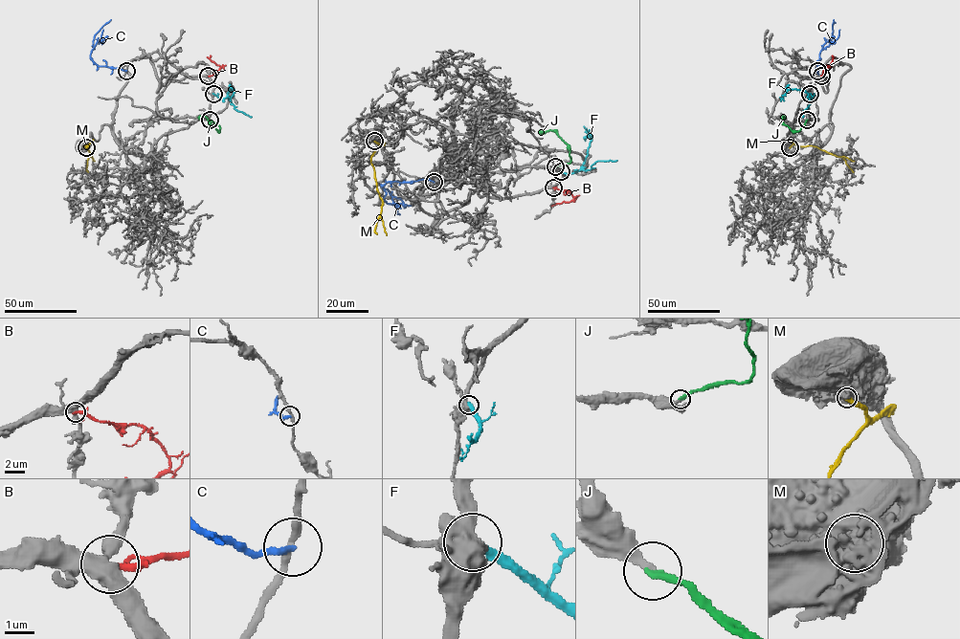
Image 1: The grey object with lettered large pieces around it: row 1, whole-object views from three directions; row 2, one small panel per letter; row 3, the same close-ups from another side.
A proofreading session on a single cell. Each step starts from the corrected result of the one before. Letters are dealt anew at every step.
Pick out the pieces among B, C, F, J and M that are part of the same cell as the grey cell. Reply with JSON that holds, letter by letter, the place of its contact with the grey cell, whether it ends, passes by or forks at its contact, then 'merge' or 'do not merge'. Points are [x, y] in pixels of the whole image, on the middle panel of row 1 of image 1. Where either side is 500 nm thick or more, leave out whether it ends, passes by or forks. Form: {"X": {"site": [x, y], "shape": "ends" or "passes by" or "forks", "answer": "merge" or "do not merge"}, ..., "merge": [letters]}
{"B": {"site": [553, 187], "shape": "passes by", "answer": "do not merge"}, "C": {"site": [434, 182], "shape": "ends", "answer": "do not merge"}, "F": {"site": [561, 171], "answer": "do not merge"}, "J": {"site": [555, 166], "shape": "ends", "answer": "merge"}, "M": {"site": [374, 141], "answer": "do not merge"}, "merge": ["J"]}

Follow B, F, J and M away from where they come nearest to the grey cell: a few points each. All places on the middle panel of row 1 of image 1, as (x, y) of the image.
B: (553, 187), (568, 190), (573, 199), (556, 203)
F: (561, 171), (576, 172), (585, 162), (591, 137), (584, 126)
J: (555, 166), (570, 162), (569, 146), (555, 131), (538, 131)
M: (374, 141), (378, 145), (370, 161), (382, 202), (374, 230), (377, 234)

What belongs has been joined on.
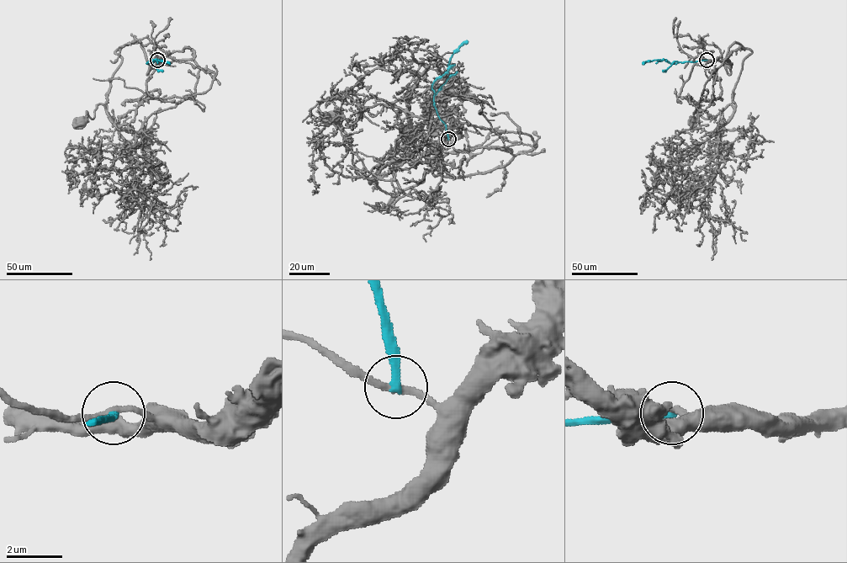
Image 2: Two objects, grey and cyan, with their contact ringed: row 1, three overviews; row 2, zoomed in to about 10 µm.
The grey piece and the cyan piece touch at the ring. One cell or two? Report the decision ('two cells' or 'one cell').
two cells

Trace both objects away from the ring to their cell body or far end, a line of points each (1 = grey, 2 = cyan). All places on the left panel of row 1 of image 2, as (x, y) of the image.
1: (157, 60), (147, 74), (140, 43), (119, 48), (106, 108), (97, 104), (94, 117), (81, 124)
2: (157, 60), (146, 63), (156, 60), (170, 64)

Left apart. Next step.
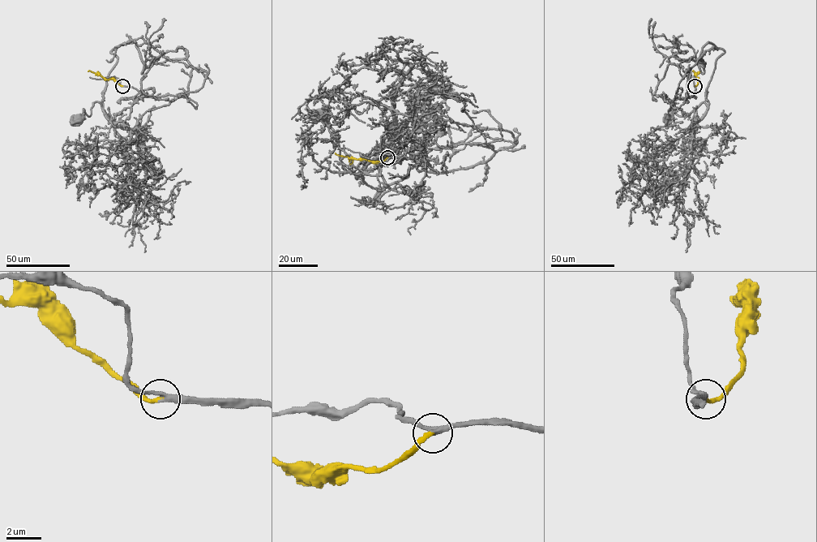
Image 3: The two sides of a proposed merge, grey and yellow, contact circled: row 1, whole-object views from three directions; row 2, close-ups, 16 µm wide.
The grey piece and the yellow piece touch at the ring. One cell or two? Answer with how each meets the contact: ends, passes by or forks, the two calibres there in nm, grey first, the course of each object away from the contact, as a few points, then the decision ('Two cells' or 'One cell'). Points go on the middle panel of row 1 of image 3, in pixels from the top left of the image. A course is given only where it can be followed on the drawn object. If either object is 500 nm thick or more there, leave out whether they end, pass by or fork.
At the ring grey passes by. At the ring yellow ends. Thickness 280 nm (grey) against 240 nm. Course of grey: (387, 157), (494, 151), (444, 172), (417, 164), (370, 202), (380, 191), (343, 166), (319, 116). Course of yellow: (387, 157), (382, 161), (374, 161), (349, 158), (335, 153). One cell

